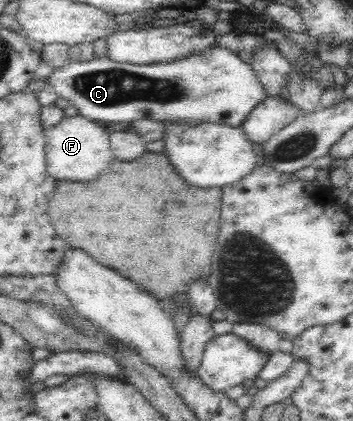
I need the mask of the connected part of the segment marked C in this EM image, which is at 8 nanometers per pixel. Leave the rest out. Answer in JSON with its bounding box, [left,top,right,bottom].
[44,43,268,127]

